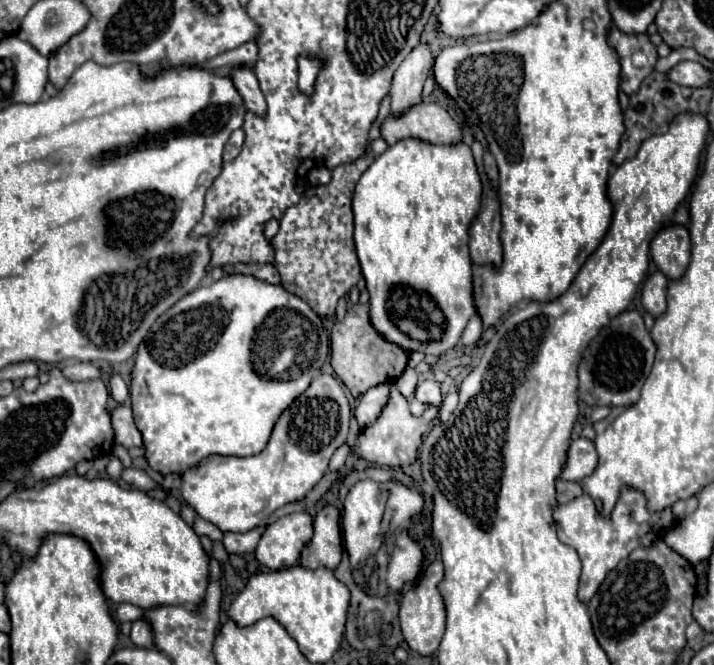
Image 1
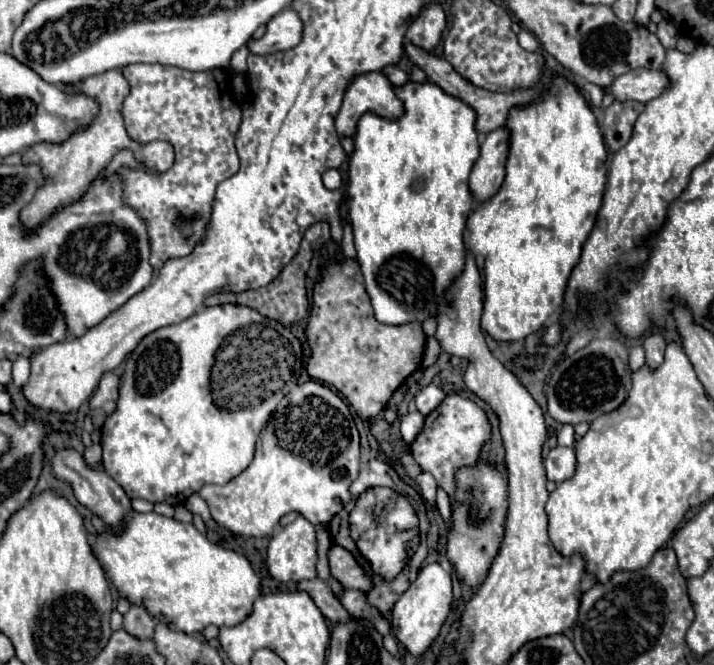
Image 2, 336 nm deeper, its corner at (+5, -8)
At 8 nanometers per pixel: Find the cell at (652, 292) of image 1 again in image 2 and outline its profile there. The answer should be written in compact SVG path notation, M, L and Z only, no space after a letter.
M647 336L643 340L643 348L645 348L645 364L655 370L661 362L663 362L663 354L665 354L665 340L663 336Z

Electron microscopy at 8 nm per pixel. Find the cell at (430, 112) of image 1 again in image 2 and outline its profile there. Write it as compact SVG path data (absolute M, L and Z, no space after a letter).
M365 72L357 74L343 96L343 104L335 114L335 128L339 136L353 136L355 122L363 110L375 110L375 114L383 114L385 118L395 118L403 106L399 106L399 98L391 94L391 82L381 72Z

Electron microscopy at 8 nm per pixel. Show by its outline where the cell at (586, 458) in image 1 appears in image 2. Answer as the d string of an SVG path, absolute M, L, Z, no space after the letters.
M555 446L555 448L551 448L551 452L545 458L547 478L557 484L571 478L571 474L575 474L575 466L577 466L577 460L575 460L573 448Z

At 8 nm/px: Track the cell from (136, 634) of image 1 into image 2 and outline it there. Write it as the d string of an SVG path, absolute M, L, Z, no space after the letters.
M133 604L131 610L123 616L123 628L129 634L135 634L135 638L153 638L155 620L143 606Z

